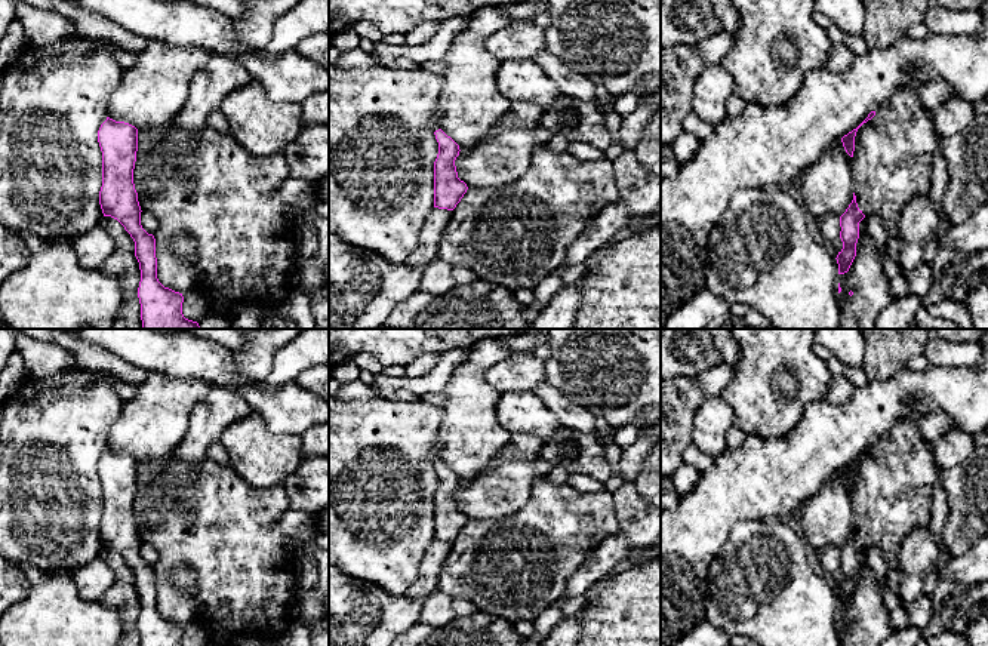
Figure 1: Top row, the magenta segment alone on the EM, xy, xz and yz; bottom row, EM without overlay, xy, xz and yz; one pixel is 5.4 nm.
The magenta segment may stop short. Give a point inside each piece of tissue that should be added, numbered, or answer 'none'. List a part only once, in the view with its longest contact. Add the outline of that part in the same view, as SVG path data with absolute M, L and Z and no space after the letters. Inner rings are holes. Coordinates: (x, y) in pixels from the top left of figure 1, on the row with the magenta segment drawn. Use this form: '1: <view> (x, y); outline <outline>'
none

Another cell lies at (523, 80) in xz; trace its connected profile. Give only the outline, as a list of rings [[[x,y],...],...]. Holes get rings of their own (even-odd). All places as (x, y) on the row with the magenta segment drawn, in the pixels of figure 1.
[[[501,59],[496,86],[510,102],[542,107],[551,105],[561,93],[533,59]]]

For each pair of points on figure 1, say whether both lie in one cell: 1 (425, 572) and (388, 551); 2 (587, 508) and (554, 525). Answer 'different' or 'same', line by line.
1: different
2: same

